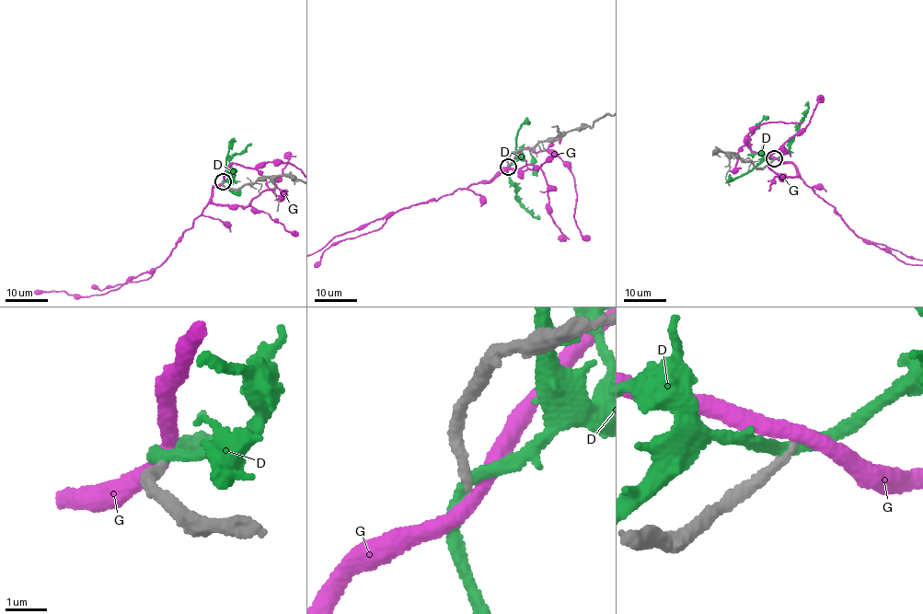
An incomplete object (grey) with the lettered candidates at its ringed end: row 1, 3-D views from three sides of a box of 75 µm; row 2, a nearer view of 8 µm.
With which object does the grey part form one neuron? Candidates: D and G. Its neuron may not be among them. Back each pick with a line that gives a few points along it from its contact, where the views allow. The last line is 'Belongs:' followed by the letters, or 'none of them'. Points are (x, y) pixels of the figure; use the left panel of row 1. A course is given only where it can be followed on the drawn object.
Belongs: none of them

